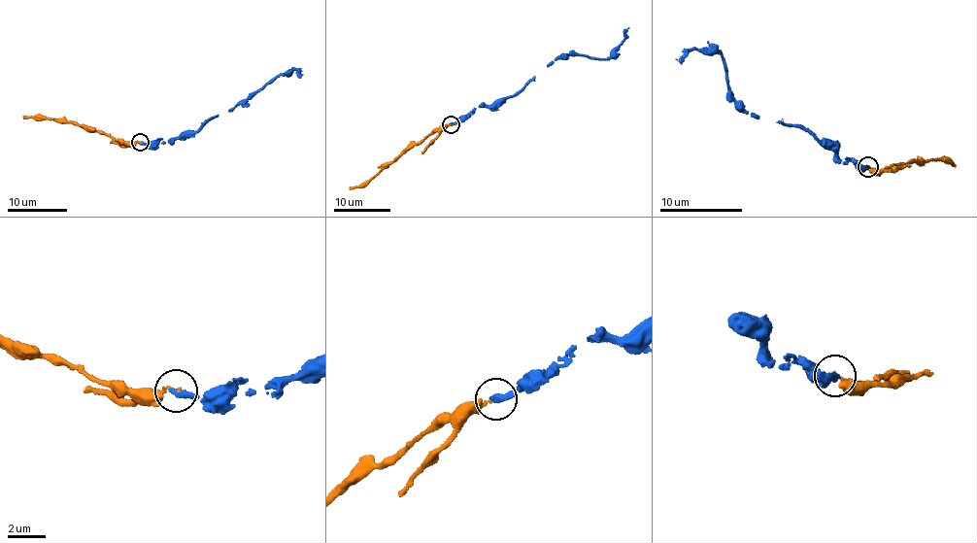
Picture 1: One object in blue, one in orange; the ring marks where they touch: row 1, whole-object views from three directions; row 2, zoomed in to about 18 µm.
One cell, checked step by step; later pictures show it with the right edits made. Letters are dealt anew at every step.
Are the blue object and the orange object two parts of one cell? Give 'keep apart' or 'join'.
join

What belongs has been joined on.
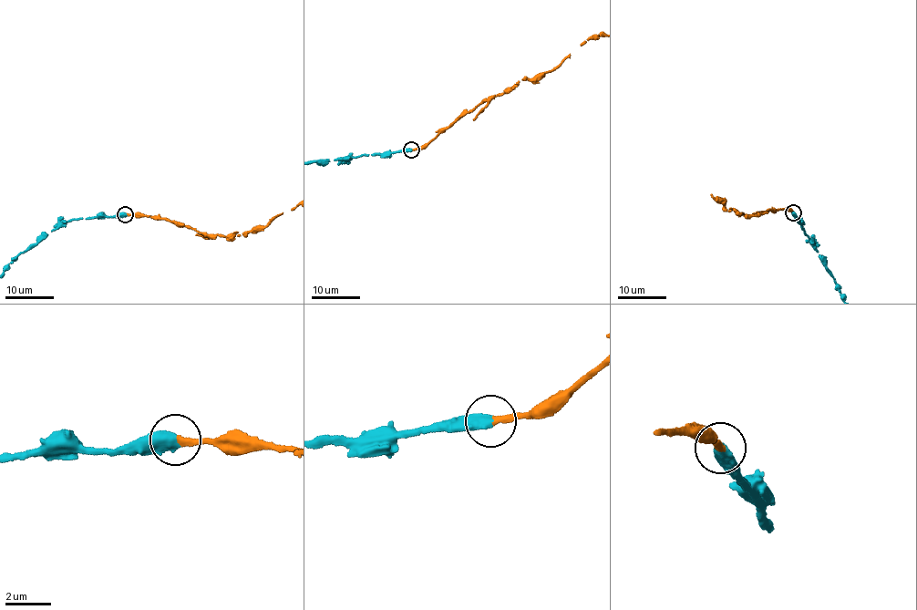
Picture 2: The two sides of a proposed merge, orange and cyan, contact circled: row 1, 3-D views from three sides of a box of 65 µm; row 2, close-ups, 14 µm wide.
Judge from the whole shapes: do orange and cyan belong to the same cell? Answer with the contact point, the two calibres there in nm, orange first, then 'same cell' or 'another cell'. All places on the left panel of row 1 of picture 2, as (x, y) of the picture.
at (125, 214); 320 nm thick on the orange side, 600 nm on the other; same cell

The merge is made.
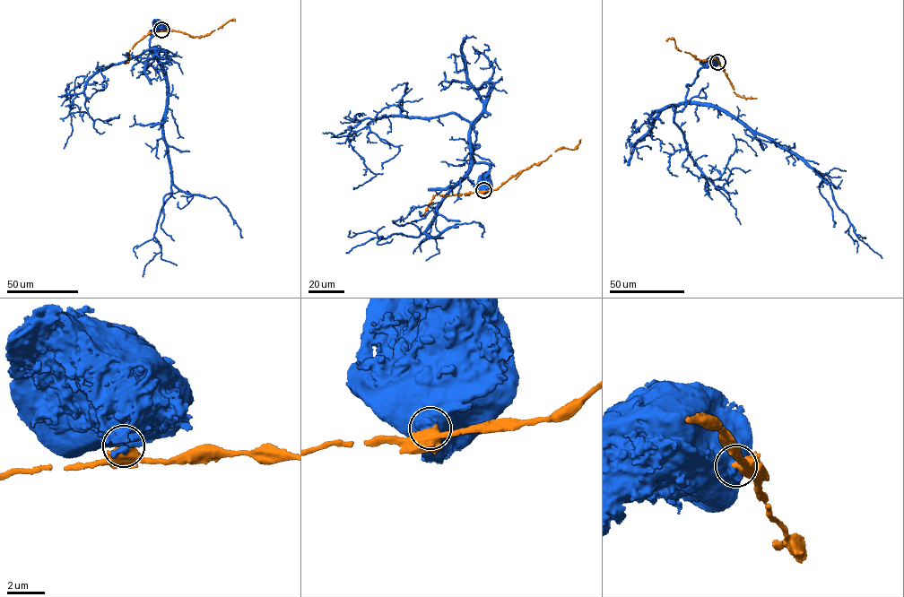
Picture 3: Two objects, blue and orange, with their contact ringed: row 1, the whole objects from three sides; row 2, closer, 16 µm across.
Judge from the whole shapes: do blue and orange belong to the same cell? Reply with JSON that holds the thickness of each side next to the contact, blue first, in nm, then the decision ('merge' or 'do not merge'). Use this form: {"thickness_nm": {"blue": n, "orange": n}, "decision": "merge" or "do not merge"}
{"thickness_nm": {"blue": 800, "orange": 400}, "decision": "do not merge"}

